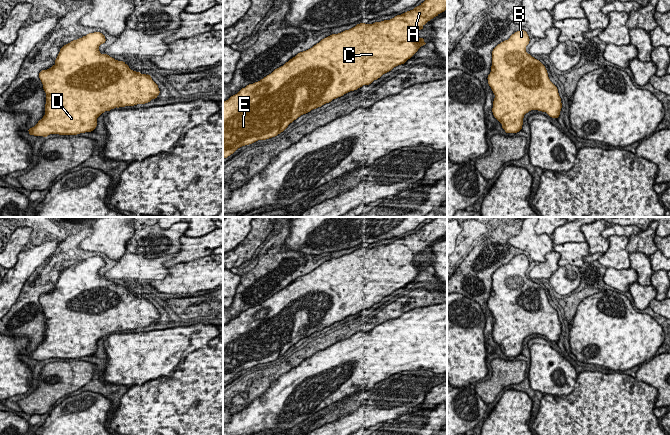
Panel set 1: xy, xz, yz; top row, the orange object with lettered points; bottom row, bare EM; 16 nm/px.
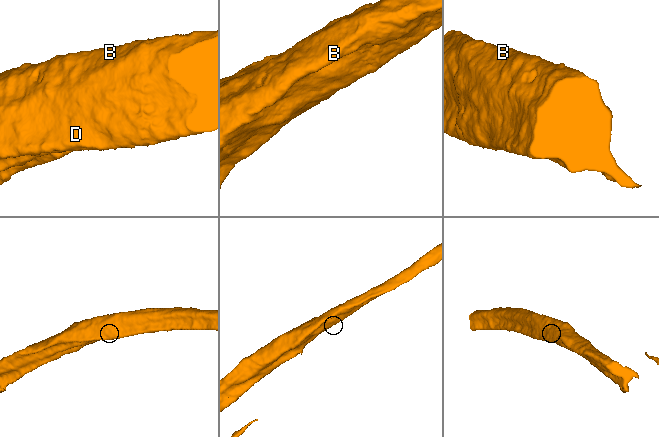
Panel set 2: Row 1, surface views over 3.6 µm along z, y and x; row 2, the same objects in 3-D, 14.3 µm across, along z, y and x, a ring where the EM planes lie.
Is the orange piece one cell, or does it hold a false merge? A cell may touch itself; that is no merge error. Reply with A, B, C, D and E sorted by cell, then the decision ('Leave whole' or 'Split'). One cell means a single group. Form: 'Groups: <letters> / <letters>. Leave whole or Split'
Groups: A B C D E. Leave whole

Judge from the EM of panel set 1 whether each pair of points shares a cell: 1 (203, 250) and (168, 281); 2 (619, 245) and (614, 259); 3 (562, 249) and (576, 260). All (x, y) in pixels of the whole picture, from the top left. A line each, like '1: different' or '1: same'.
1: different
2: same
3: same

